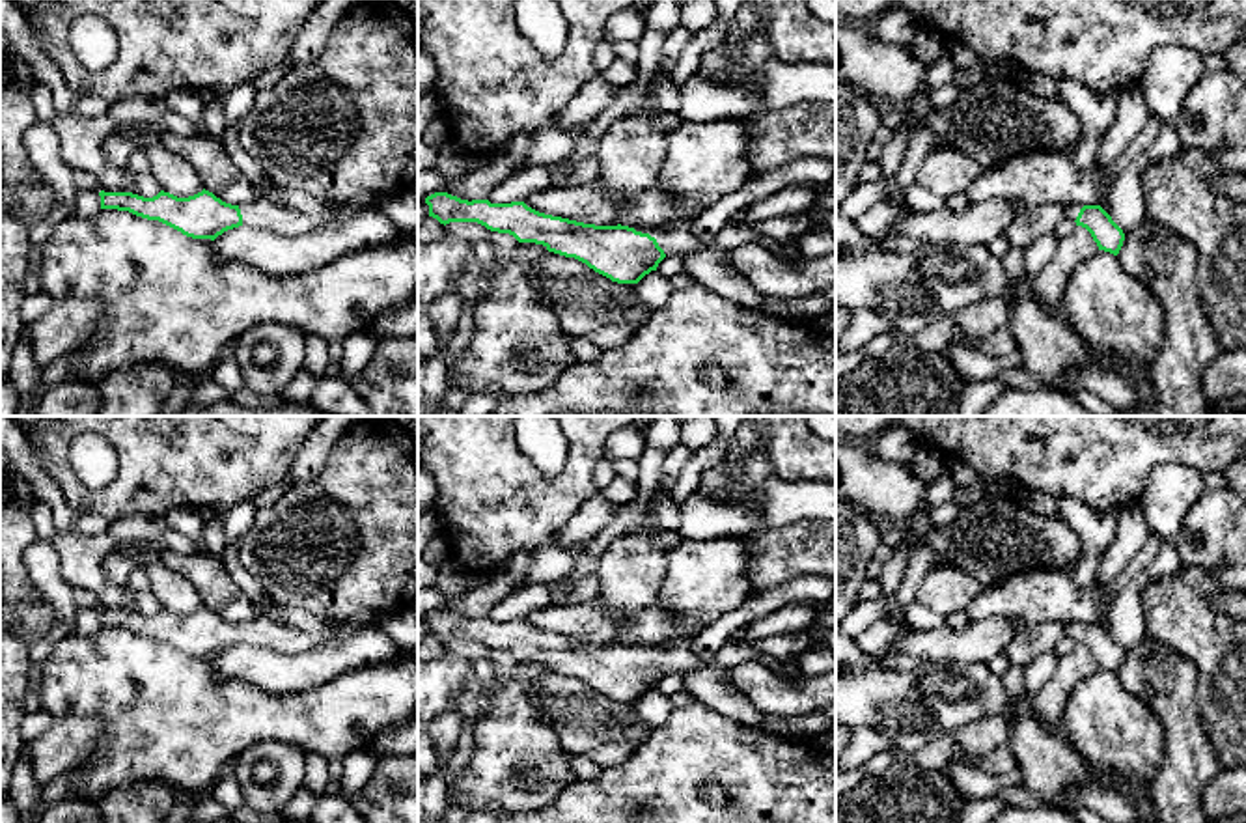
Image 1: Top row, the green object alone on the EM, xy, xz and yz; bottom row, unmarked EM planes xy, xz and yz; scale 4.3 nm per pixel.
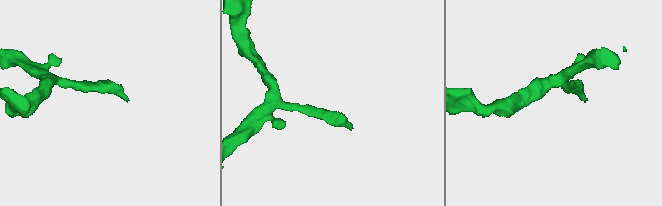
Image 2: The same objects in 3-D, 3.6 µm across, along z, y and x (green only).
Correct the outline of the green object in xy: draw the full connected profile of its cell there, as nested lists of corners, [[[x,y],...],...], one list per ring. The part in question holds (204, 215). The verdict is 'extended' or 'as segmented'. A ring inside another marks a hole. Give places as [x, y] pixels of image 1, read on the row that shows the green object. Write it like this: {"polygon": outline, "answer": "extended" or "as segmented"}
{"polygon": [[[205,188],[188,198],[177,198],[164,190],[153,198],[104,190],[99,196],[101,209],[129,211],[147,220],[159,220],[192,239],[215,241],[224,231],[239,226],[295,237],[312,231],[319,224],[317,218],[276,205],[265,196],[256,196],[241,205],[226,203]]], "answer": "extended"}

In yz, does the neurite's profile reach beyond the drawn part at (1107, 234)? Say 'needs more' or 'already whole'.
needs more

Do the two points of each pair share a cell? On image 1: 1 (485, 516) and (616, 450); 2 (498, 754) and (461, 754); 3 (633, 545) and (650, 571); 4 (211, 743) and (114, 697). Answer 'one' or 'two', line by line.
1: two
2: two
3: one
4: one

